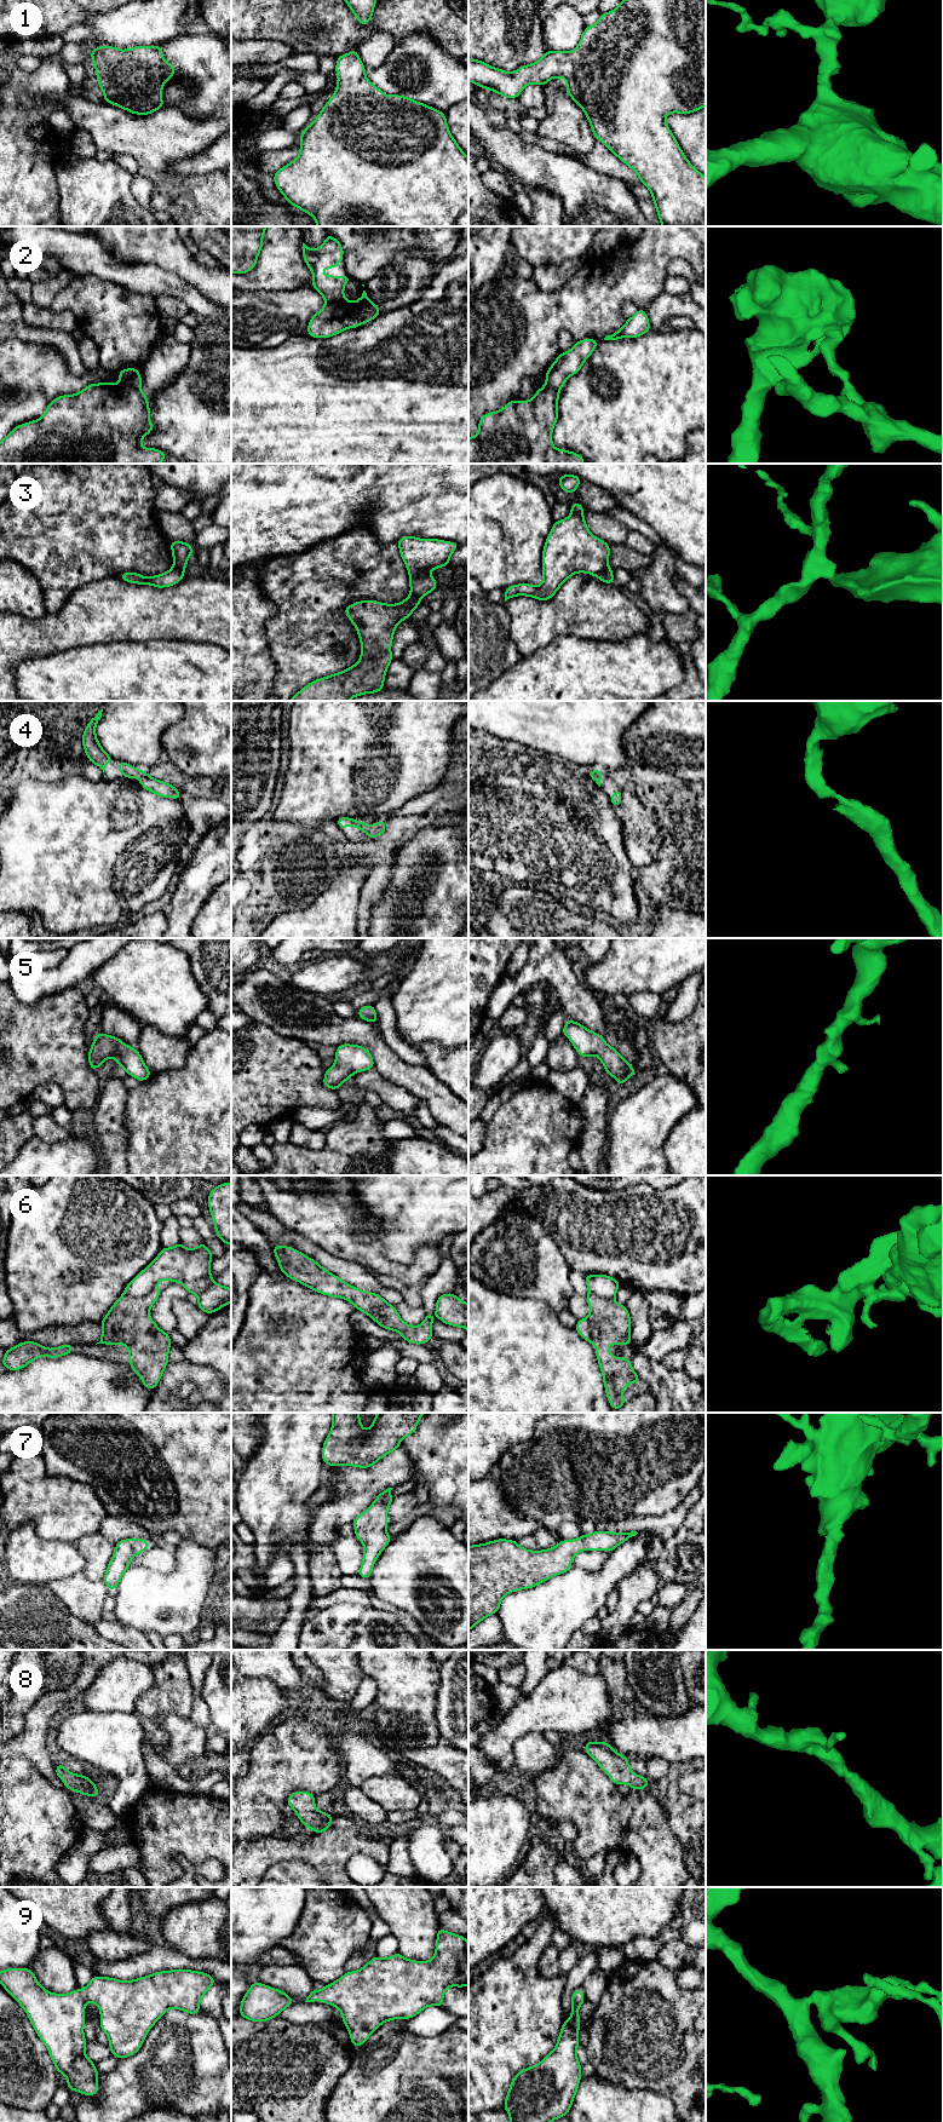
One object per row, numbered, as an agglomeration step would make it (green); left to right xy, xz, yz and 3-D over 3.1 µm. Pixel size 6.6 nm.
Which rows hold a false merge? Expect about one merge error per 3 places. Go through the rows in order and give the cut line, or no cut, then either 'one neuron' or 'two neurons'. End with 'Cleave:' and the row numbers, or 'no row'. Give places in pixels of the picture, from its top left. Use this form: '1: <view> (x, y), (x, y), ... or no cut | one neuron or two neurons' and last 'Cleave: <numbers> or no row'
1: no cut | one neuron
2: xz (374, 304), (364, 315), (362, 322) | two neurons
3: yz (608, 567), (596, 575) | two neurons
4: no cut | one neuron
5: no cut | one neuron
6: xy (155, 1287), (144, 1295), (127, 1295), (124, 1293) | two neurons
7: no cut | one neuron
8: no cut | one neuron
9: no cut | one neuron
Cleave: 2, 3, 6

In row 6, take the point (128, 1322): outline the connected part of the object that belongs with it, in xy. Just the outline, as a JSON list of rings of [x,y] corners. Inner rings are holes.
[[[159,1287],[145,1296],[131,1296],[123,1293],[100,1322],[102,1338],[97,1342],[127,1345],[130,1367],[149,1390],[156,1388],[168,1364],[172,1344],[169,1334],[162,1332],[149,1315],[160,1294]]]

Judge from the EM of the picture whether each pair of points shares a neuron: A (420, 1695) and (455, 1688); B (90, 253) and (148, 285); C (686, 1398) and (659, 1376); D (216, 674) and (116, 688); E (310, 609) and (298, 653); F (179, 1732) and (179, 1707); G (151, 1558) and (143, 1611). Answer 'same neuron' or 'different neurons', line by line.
A: different neurons
B: same neuron
C: same neuron
D: same neuron
E: same neuron
F: different neurons
G: different neurons

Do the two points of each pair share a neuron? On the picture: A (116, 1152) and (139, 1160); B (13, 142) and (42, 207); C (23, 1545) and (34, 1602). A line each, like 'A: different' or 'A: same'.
A: different
B: same
C: different

